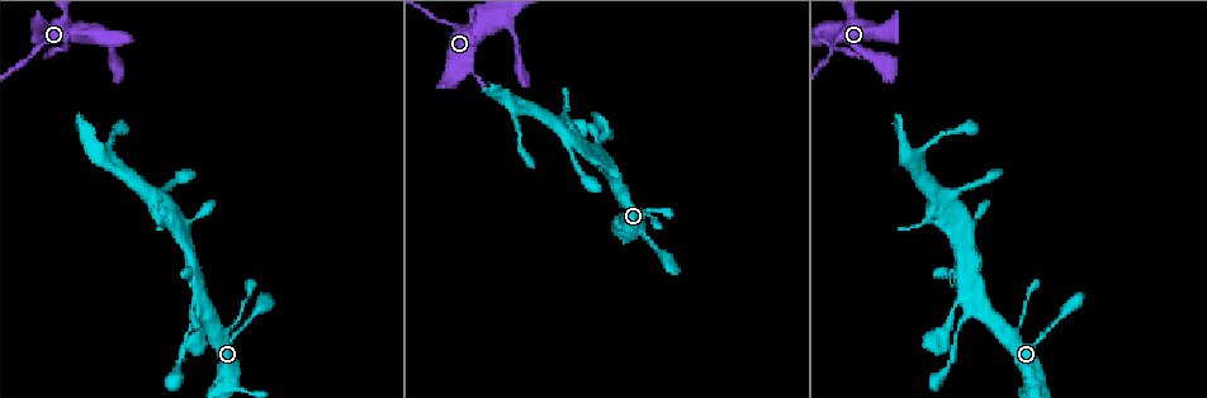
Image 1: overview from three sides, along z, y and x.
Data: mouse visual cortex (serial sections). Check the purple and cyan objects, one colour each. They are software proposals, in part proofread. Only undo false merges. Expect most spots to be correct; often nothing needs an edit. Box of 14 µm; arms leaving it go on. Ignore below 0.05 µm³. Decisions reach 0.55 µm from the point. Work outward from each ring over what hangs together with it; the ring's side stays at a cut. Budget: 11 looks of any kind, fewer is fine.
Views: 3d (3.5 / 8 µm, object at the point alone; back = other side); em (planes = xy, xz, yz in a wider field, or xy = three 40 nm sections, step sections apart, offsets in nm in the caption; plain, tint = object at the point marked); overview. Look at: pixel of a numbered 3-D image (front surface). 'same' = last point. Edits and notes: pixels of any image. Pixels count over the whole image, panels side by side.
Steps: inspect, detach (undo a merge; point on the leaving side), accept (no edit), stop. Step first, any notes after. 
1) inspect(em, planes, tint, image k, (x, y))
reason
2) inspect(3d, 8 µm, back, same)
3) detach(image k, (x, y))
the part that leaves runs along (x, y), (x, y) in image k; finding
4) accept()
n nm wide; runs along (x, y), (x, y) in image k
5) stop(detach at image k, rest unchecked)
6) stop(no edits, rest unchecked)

inspect(3d, 3.5 µm, image 1, (606, 131))
sudden change in width

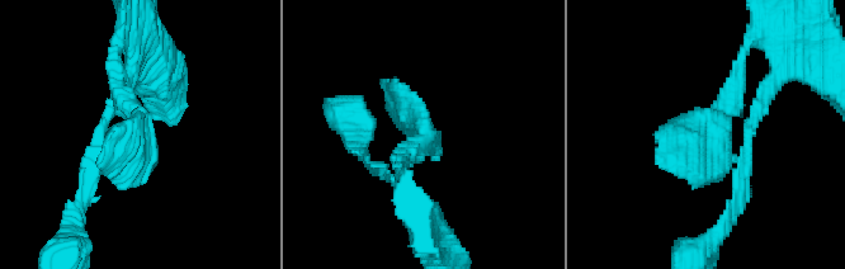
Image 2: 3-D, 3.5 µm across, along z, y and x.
inspect(em, xy, step 2, tint, image 2, (425, 133))

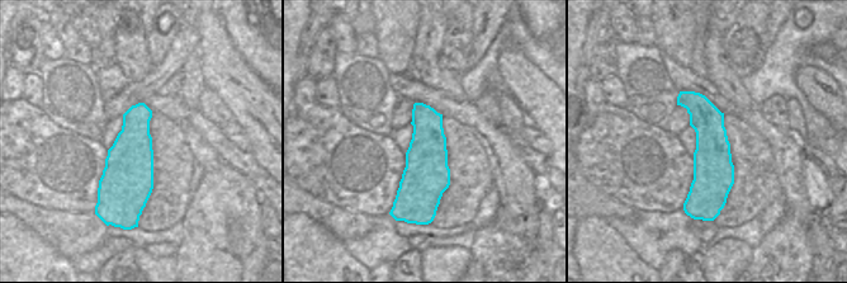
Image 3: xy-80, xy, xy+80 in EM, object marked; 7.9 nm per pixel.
accept()
340 nm wide; runs along (682, 94), (708, 121), (704, 207) in image 3; continuous, no second cell

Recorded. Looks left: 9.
inspect(3d, 3.5 µm, image 1, (193, 278))
thick turns thin

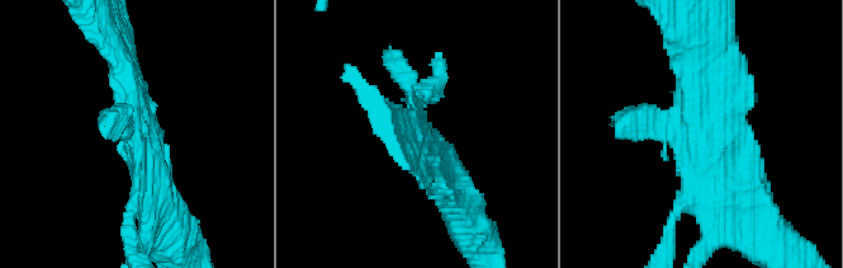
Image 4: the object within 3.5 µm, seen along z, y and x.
inspect(em, planes, tint, image 4, (141, 141))
shape alone is not enough

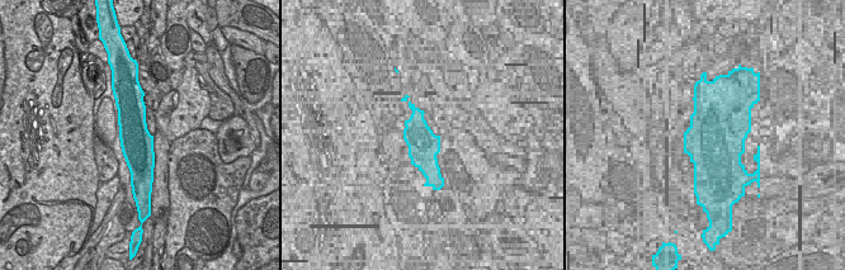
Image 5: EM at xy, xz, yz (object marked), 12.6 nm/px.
inspect(em, xy, step 2, tint, same)
cut it another way

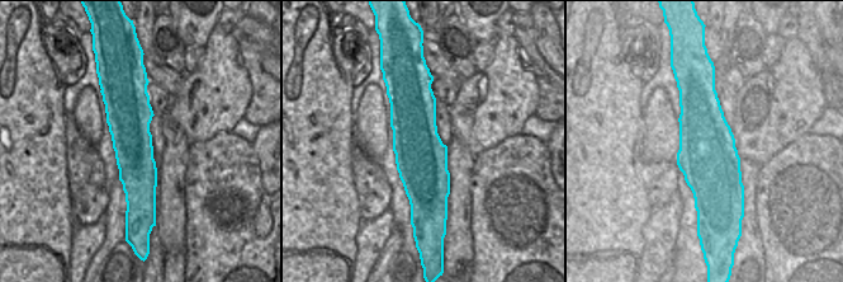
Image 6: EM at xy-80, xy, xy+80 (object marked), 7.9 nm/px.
accept()
runs along (413, 76), (415, 140), (434, 208) in image 6; continuous, no second cell

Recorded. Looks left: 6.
inspect(em, xy, step 3, tint, image 1, (632, 228))
abrupt turn

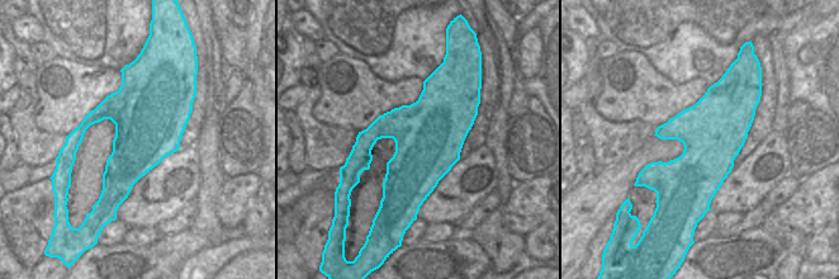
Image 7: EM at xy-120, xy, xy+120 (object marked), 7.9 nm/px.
inspect(3d, 3.5 µm, same)

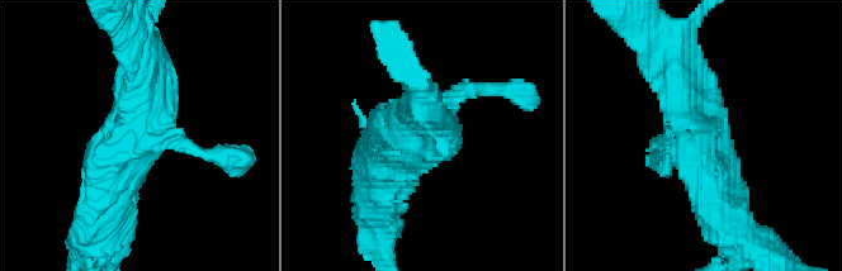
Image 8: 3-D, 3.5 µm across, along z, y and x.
accept()
runs along (141, 43), (103, 152) in image 8; continuous, no second cell

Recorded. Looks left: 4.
inspect(3d, 3.5 µm, image 1, (234, 326))
sharp bend

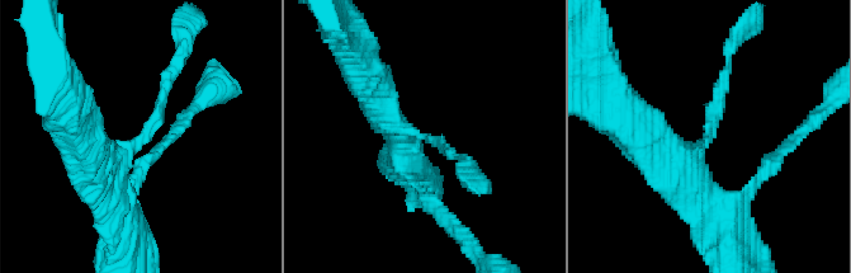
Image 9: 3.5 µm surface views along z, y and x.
inspect(em, xy, step 3, tint, image 9, (709, 141))
need the tissue

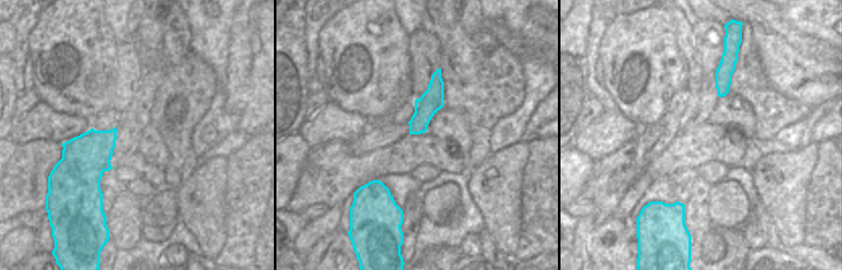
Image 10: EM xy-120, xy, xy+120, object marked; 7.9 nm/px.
accept()
runs along (704, 197), (694, 158), (727, 65) in image 9; one cell here

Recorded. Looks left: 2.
stop(no edits, rest unchecked)

